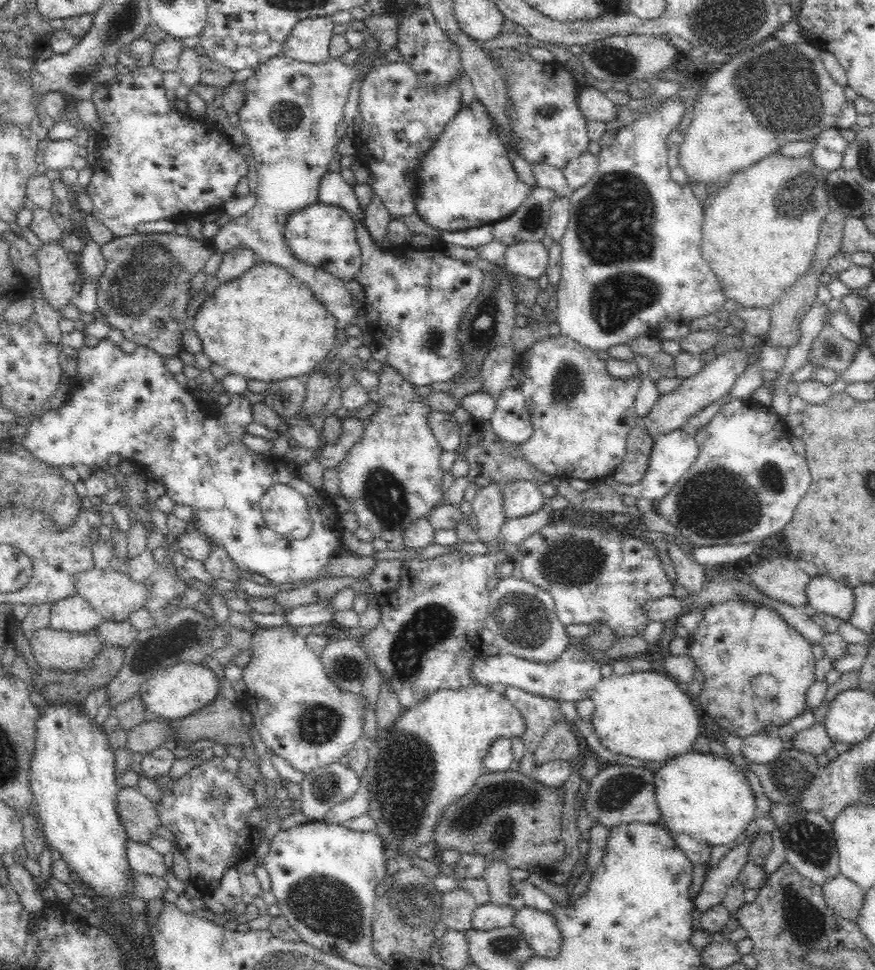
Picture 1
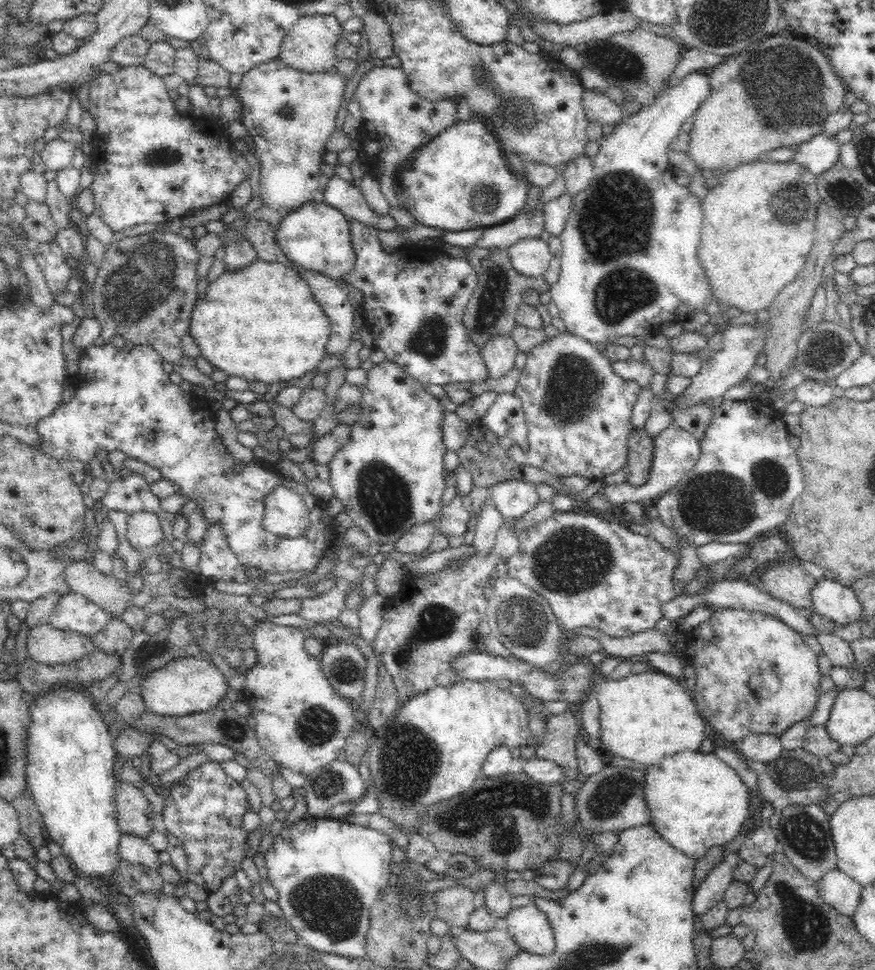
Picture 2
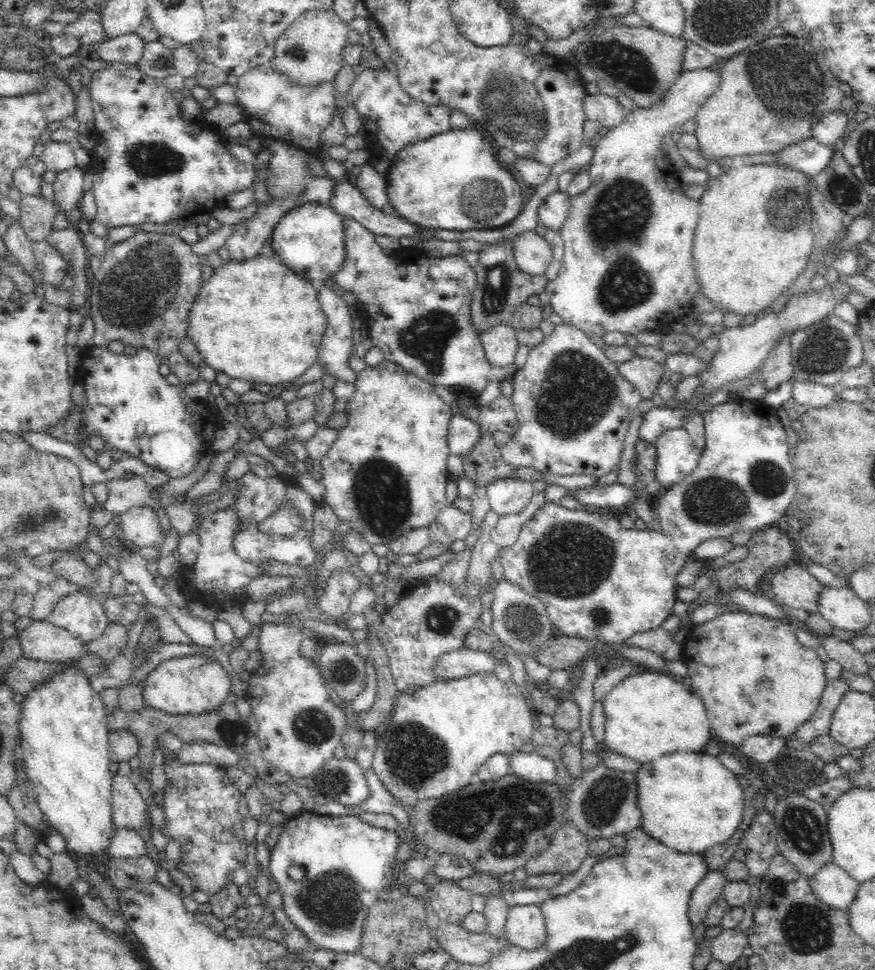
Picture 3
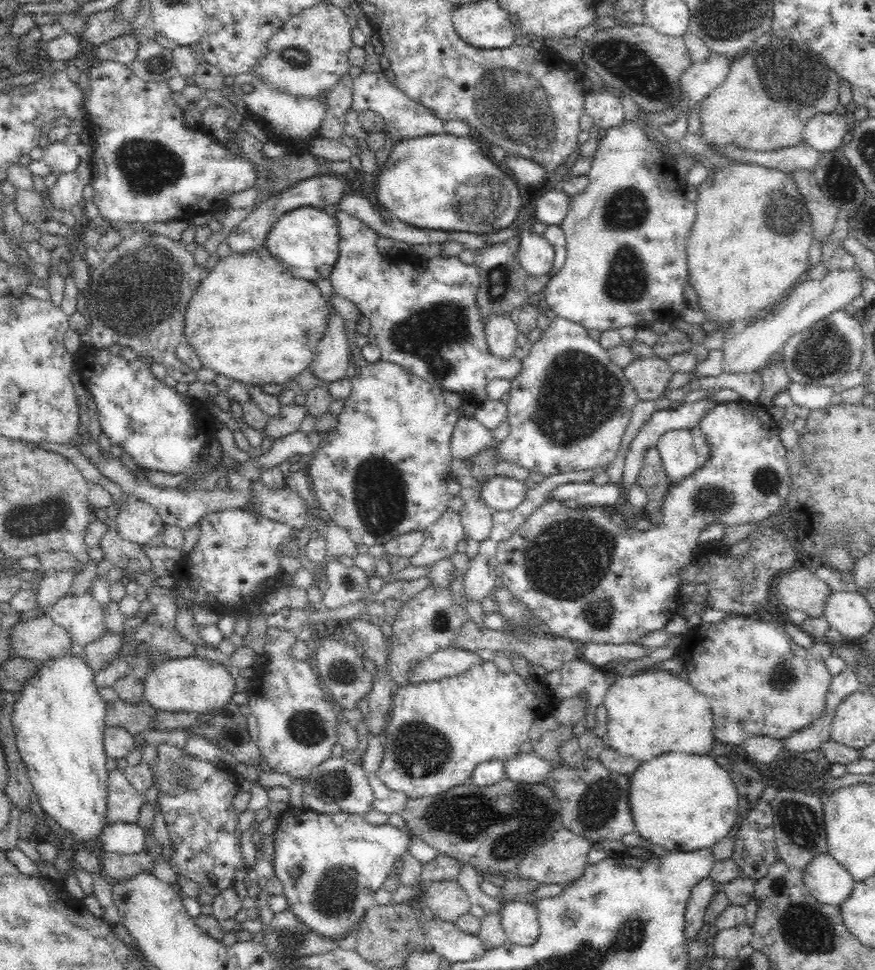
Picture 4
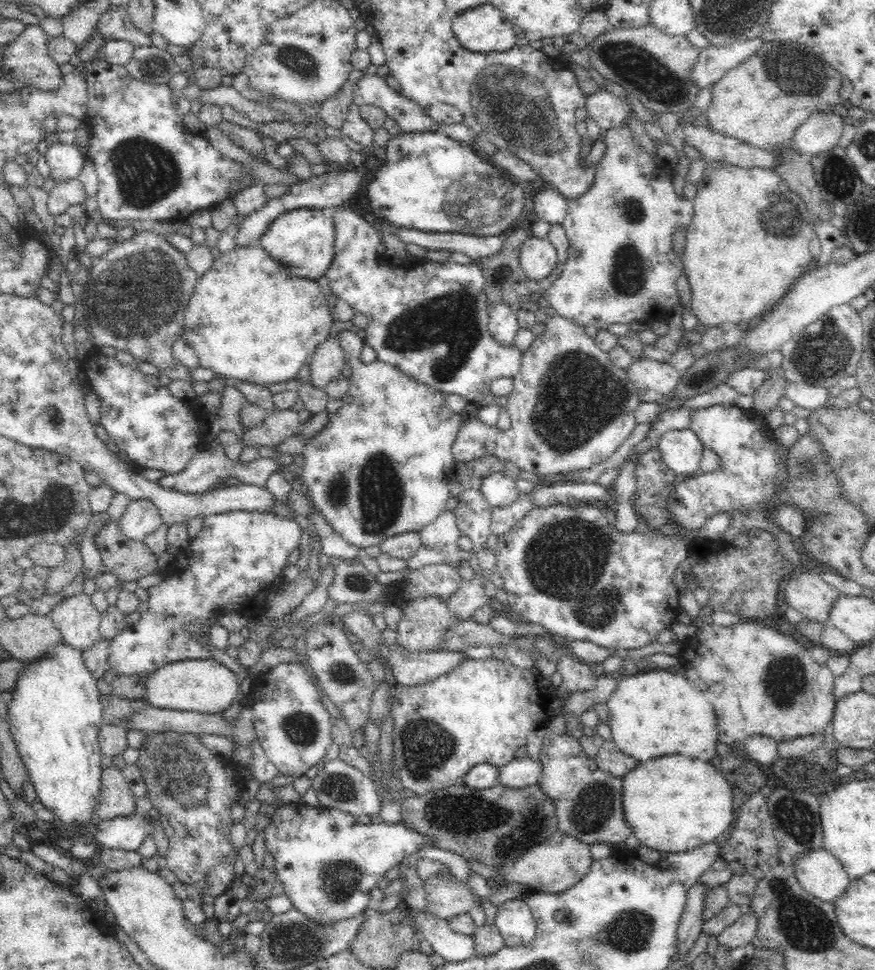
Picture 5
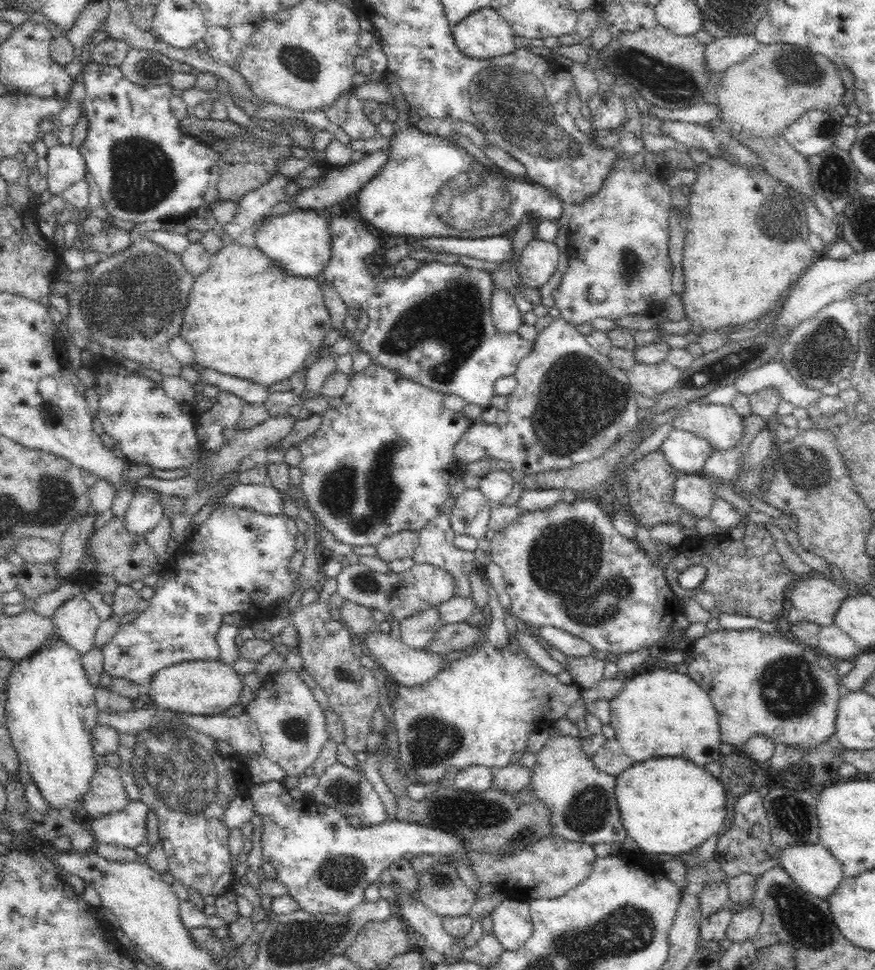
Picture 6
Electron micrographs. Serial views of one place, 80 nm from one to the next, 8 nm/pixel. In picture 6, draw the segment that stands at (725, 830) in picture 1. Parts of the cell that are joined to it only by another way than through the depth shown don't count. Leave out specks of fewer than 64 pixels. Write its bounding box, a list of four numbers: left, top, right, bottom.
[616,756,726,854]

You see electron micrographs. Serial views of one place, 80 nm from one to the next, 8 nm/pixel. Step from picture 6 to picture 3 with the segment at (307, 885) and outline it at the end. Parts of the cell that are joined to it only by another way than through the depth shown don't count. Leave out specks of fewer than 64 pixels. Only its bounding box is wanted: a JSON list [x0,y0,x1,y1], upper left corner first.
[268,811,398,954]

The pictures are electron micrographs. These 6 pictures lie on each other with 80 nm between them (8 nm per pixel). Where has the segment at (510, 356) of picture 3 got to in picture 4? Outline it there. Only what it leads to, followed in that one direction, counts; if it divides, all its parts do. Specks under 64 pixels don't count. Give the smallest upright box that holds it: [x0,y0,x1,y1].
[484,314,519,359]

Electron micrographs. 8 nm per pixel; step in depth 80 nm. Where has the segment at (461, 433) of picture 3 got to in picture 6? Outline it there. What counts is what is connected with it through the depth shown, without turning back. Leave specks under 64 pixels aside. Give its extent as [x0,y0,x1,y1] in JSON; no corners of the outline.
[453,317,640,475]

